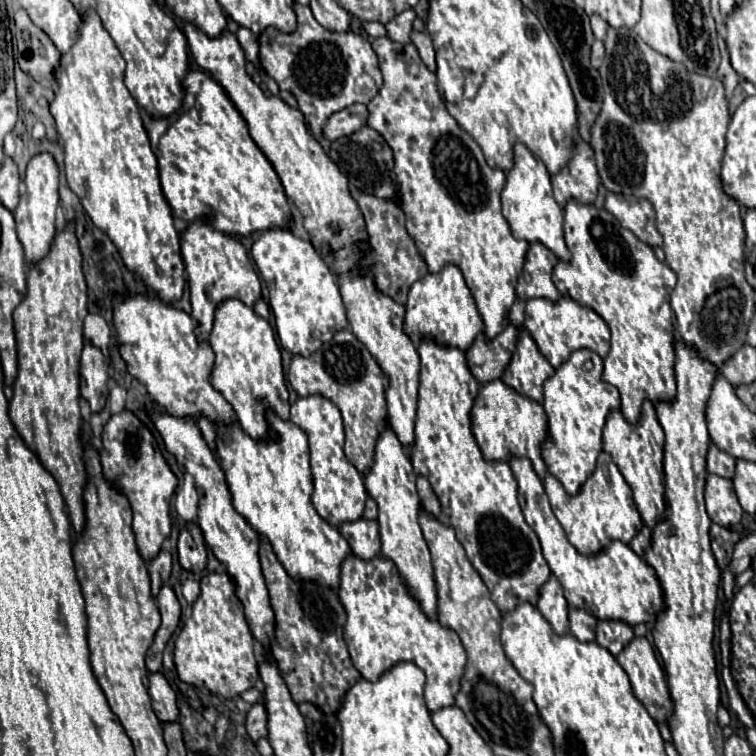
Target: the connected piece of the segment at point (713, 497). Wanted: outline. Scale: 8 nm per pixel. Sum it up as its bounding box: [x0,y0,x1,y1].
[706,474,742,528]

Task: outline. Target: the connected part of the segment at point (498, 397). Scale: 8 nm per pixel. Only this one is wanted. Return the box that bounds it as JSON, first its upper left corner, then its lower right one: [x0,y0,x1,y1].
[472,380,546,478]

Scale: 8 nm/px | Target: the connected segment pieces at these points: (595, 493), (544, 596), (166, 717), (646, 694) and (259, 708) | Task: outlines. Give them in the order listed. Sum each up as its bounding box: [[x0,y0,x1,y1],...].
[[544,452,642,554],[538,576,568,634],[148,672,178,724],[616,638,672,720],[246,704,268,744]]

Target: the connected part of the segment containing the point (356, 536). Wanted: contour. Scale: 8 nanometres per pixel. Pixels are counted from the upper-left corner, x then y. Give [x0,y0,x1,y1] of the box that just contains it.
[338,518,380,560]

